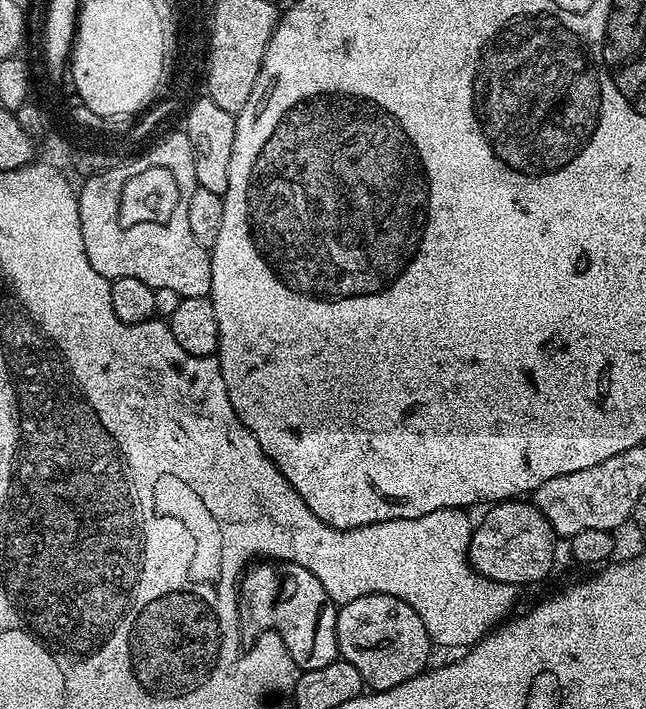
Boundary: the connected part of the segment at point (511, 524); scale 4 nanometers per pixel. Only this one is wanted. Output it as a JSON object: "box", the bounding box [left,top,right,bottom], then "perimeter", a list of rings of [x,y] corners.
{"box":[468,498,558,586],"perimeter":[[[513,498],[493,503],[485,512],[488,513],[473,527],[468,547],[468,562],[474,571],[491,580],[517,586],[546,579],[558,537],[536,505],[524,498]]]}

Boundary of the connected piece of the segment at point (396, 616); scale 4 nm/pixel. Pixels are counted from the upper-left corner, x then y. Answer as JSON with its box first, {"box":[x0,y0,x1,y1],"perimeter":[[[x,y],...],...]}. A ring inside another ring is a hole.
{"box":[336,594,434,690],"perimeter":[[[366,594],[339,605],[336,633],[339,655],[362,674],[365,685],[372,690],[387,690],[419,676],[429,667],[428,655],[434,651],[426,626],[422,626],[422,618],[418,618],[402,598],[390,594]]]}

